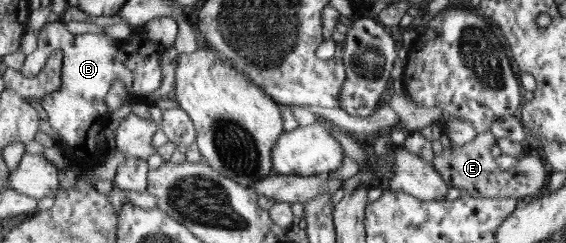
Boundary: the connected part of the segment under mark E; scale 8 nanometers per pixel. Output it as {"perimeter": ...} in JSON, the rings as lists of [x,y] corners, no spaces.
{"perimeter":[[[489,131],[477,132],[472,141],[463,146],[444,148],[440,155],[434,156],[433,167],[442,177],[448,187],[466,189],[468,195],[473,198],[507,198],[512,197],[520,201],[538,197],[542,188],[547,185],[550,169],[544,161],[538,157],[524,157],[517,161],[508,171],[499,169],[495,162],[491,147],[497,143],[497,138]]]}

